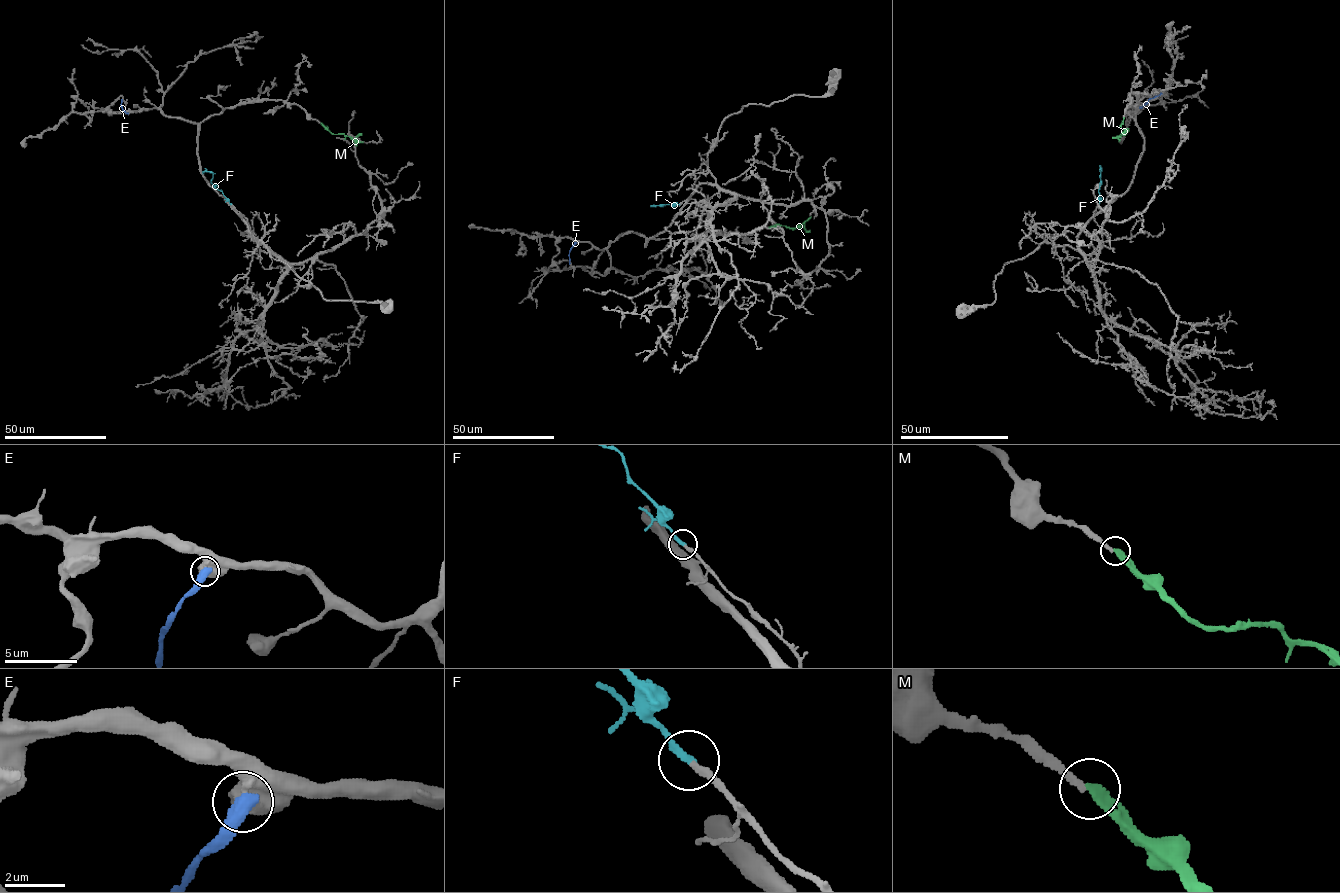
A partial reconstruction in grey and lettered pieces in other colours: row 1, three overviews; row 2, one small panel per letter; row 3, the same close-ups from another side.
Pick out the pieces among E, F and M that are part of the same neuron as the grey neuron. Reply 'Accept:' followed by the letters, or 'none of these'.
Accept: F

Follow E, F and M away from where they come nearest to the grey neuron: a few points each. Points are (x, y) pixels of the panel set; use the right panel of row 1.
E: (1140, 107), (1162, 93)
F: (1099, 203), (1102, 171)
M: (1123, 118), (1121, 127), (1125, 131), (1119, 136), (1127, 129)

